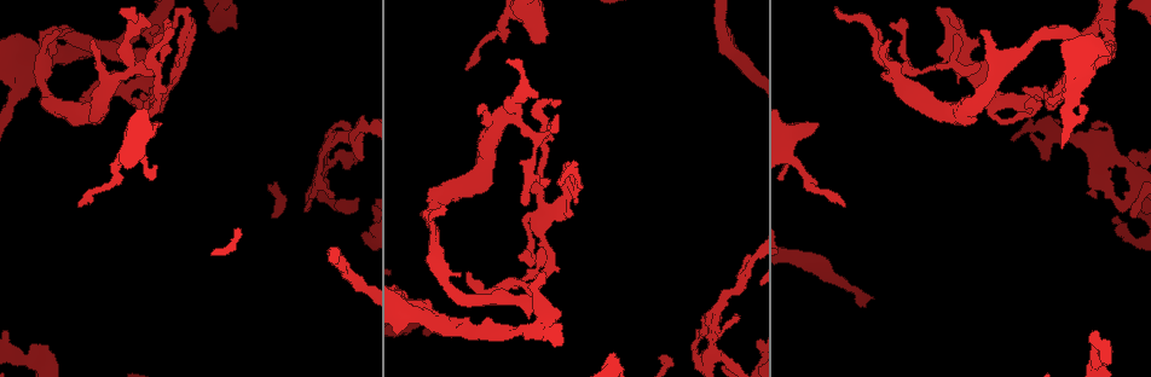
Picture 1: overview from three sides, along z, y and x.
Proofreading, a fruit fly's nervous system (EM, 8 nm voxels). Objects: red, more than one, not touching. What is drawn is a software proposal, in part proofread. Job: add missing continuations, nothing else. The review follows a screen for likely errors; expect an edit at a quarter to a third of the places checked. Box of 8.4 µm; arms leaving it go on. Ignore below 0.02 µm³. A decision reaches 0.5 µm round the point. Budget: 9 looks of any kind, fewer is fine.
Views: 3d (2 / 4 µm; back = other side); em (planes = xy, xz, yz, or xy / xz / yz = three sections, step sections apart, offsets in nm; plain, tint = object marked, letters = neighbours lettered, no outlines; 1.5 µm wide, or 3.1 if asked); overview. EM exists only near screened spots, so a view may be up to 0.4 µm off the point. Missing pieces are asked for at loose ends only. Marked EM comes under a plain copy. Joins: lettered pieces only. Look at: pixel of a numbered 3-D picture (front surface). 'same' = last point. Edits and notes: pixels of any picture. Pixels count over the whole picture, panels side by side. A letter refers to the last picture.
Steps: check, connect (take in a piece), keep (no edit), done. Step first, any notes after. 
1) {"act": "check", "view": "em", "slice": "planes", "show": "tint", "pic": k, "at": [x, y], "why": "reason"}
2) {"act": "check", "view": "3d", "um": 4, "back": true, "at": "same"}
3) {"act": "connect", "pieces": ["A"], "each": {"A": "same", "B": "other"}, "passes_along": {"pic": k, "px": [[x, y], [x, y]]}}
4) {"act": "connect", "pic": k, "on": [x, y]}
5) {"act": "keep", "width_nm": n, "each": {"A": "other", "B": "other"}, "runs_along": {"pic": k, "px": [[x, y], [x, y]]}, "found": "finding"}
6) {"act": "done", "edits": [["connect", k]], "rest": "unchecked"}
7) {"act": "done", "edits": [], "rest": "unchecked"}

{"act": "check", "view": "3d", "um": 4, "pic": 1, "at": [59, 32], "why": "an open end"}

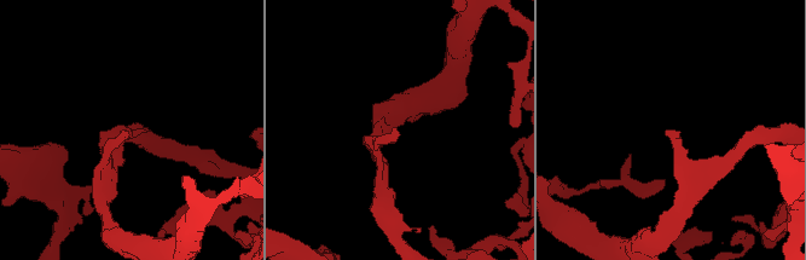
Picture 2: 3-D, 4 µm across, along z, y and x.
{"act": "check", "view": "em", "slice": "yz", "step": 4, "show": "tint", "pic": 2, "at": [126, 132], "why": "need the tissue"}

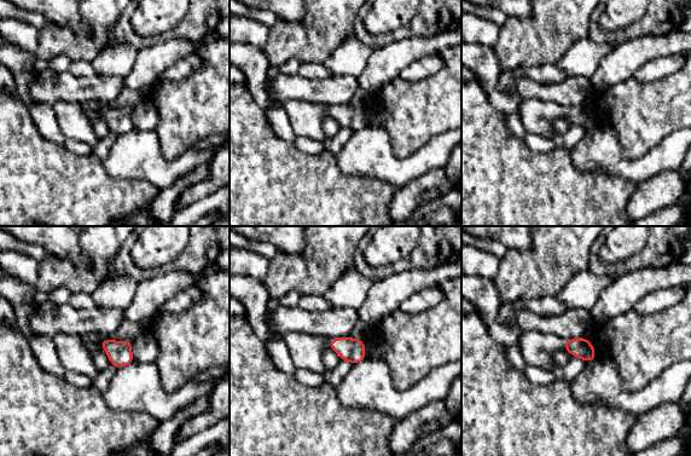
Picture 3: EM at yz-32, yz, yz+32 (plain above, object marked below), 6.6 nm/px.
{"act": "check", "view": "em", "slice": "planes", "show": "letters", "at": "same"}

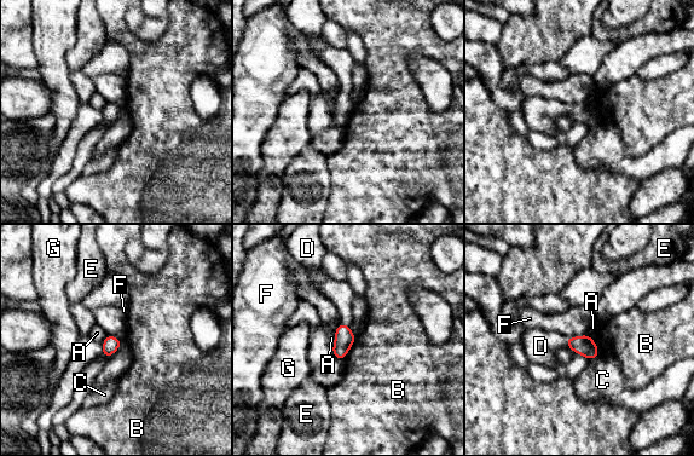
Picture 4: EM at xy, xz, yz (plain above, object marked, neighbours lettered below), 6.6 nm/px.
{"act": "connect", "pieces": ["D"], "each": {"A": "other", "B": "other", "C": "other", "D": "same", "E": "other", "F": "other", "G": "other"}, "passes_along": {"pic": 4, "px": [[343, 338], [345, 324], [340, 293]]}, "found": "it goes on there"}

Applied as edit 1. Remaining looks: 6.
{"act": "check", "view": "3d", "um": 4, "pic": 1, "at": [178, 26], "why": "tapers out"}

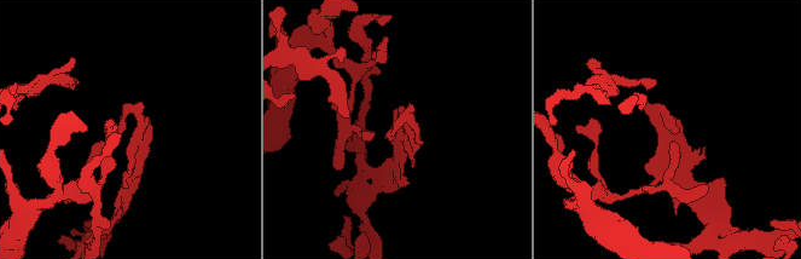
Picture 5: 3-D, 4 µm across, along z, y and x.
{"act": "check", "view": "em", "slice": "planes", "show": "letters", "pic": 5, "at": [675, 133]}

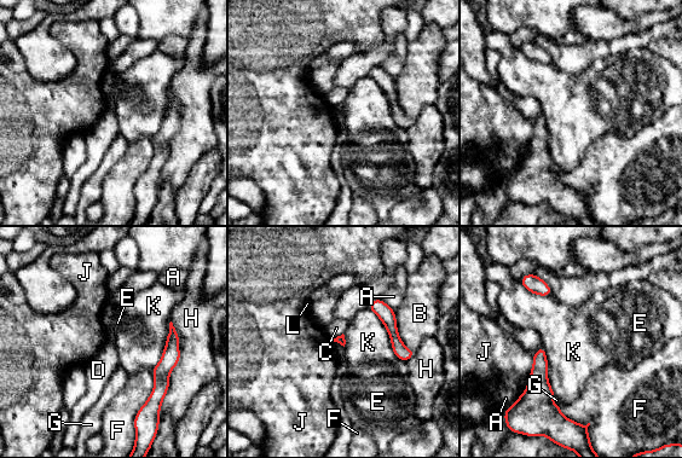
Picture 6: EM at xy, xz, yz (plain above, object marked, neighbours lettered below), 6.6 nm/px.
{"act": "keep", "longest_contact_nm": ["H", 600], "each": {"A": "other", "B": "other", "C": "other", "D": "other", "E": "other", "F": "other", "G": "other", "H": "other", "J": "other", "K": "other", "L": "other"}, "found": "none of them fits"}

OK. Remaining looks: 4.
{"act": "check", "view": "3d", "um": 2, "pic": 1, "at": [544, 42], "why": "an open end"}

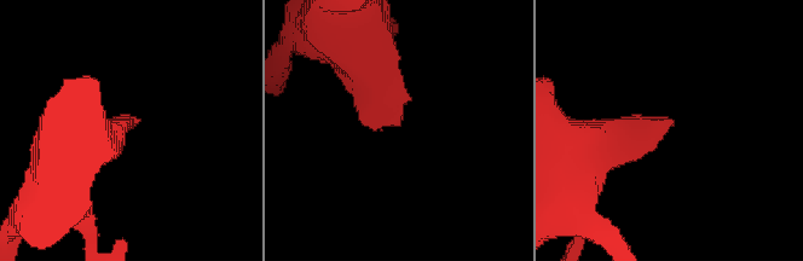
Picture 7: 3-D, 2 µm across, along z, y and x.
{"act": "check", "view": "em", "slice": "yz", "step": 8, "show": "letters", "pic": 7, "at": [667, 125]}

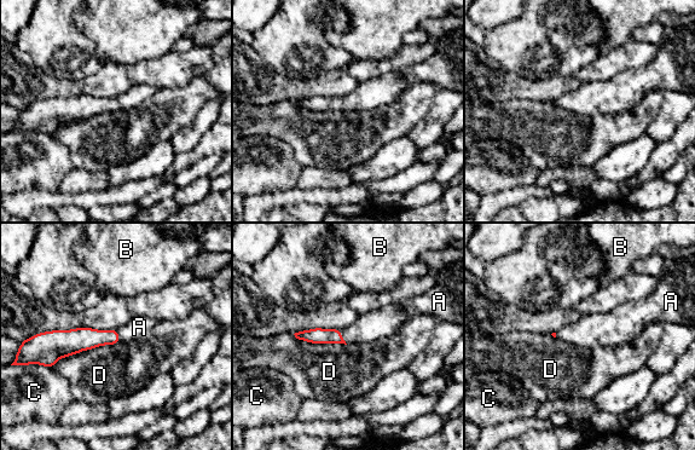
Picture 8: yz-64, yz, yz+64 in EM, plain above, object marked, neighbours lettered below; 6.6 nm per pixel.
{"act": "connect", "pieces": ["A"], "each": {"A": "same", "B": "other", "C": "other", "D": "other"}, "passes_along": {"pic": 8, "px": [[317, 335], [341, 336], [372, 327]]}, "found": "it goes on there"}

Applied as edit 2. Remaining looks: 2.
{"act": "done", "edits": [["connect", 4], ["connect", 8]], "rest": "unchecked"}

